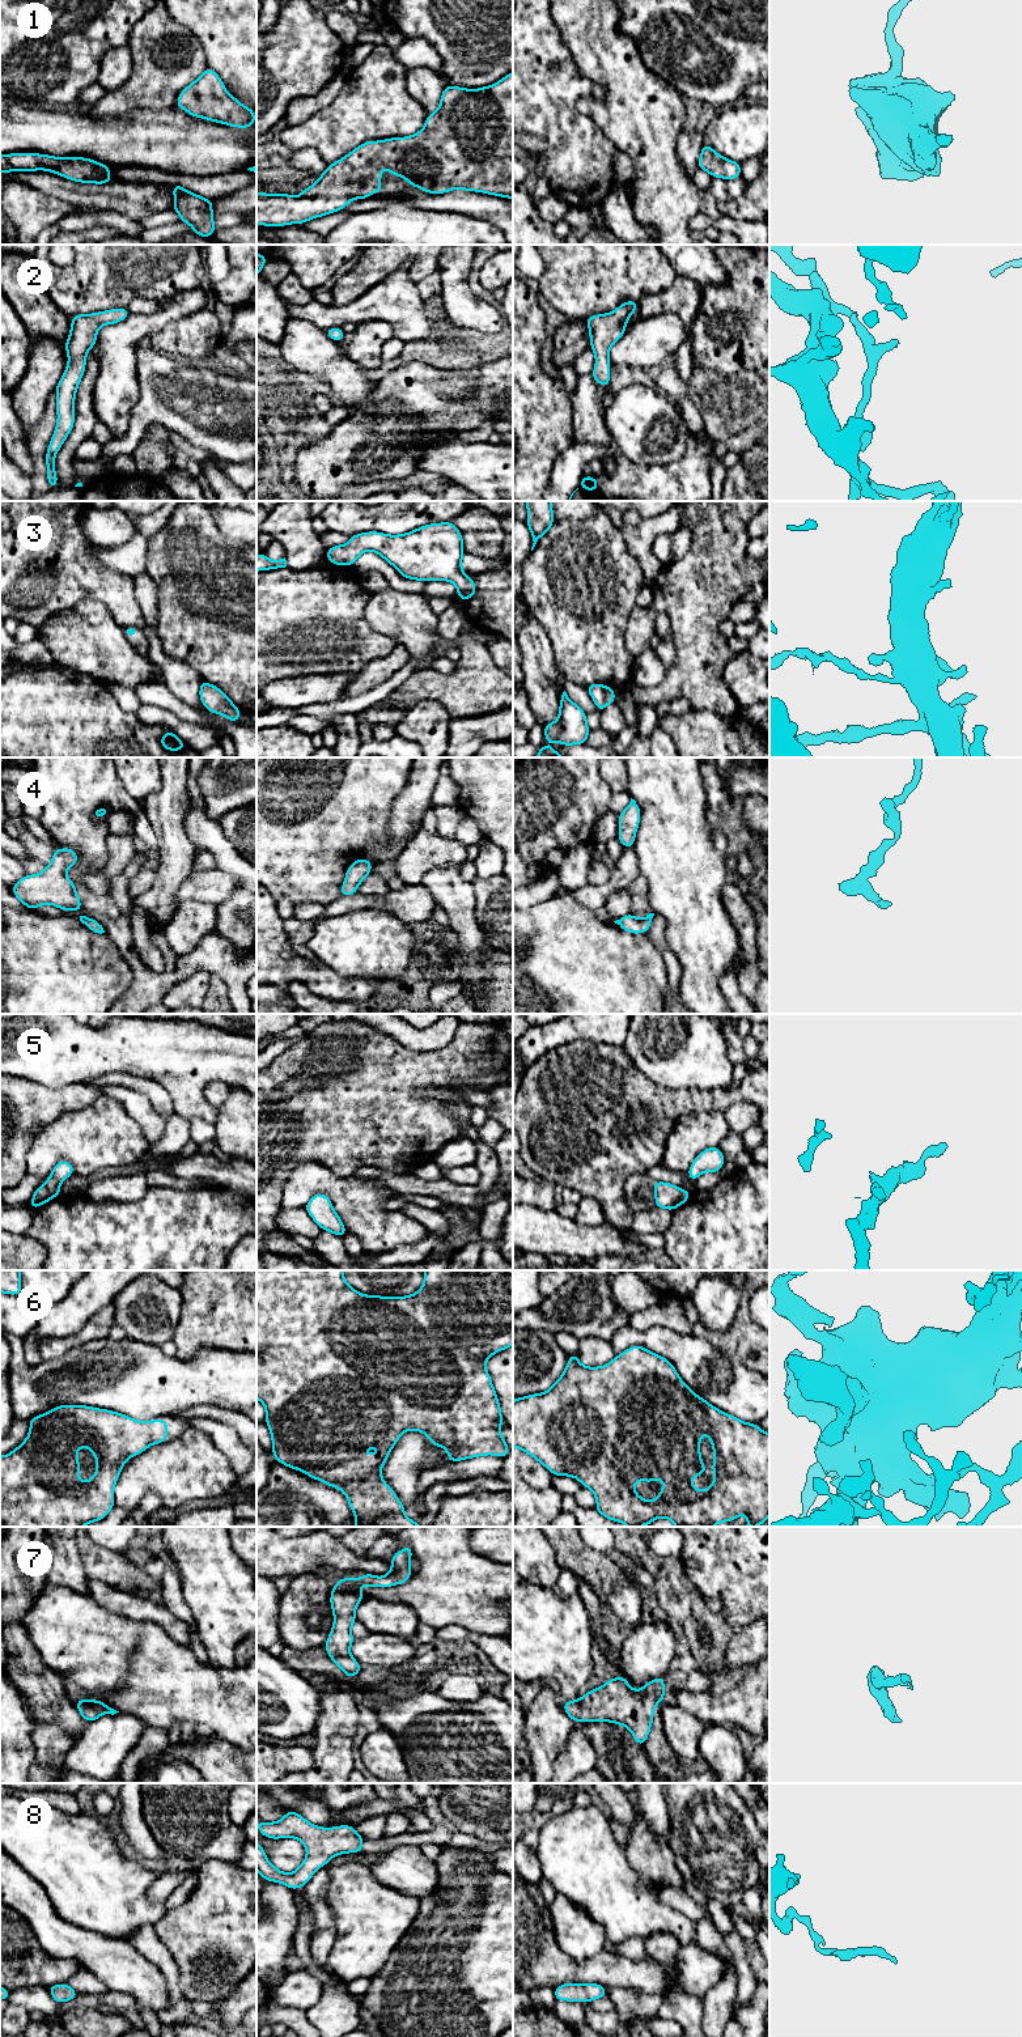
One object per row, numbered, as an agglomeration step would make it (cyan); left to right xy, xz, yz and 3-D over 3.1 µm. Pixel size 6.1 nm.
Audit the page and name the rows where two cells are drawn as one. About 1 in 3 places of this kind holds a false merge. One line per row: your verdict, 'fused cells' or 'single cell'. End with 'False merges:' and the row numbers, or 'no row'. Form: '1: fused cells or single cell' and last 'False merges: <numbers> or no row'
1: single cell
2: single cell
3: single cell
4: single cell
5: single cell
6: single cell
7: single cell
8: single cell
False merges: no row

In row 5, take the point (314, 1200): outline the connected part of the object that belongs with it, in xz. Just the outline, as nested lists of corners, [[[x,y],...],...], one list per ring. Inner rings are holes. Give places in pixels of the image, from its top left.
[[[314,1194],[304,1209],[322,1230],[330,1231],[340,1238],[347,1234],[340,1217],[335,1213],[332,1202],[326,1194]]]

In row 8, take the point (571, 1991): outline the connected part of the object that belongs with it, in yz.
[[[564,1983],[554,1989],[555,1999],[568,2002],[591,2002],[607,1996],[606,1987],[598,1983]]]

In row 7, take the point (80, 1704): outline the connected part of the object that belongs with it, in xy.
[[[79,1699],[75,1702],[77,1710],[80,1711],[81,1716],[89,1723],[94,1722],[102,1714],[116,1714],[119,1711],[109,1707],[106,1703],[96,1699]]]

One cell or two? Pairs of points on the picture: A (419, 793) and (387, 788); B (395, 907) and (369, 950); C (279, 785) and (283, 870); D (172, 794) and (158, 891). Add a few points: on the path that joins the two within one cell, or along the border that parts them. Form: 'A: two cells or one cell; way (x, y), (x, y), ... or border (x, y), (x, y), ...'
A: two cells; border (411, 771), (406, 786), (393, 803), (389, 819)
B: two cells; border (360, 908), (381, 908), (398, 917), (410, 928)
C: one cell; way (283, 806), (283, 849)
D: one cell; way (172, 818), (172, 868)

